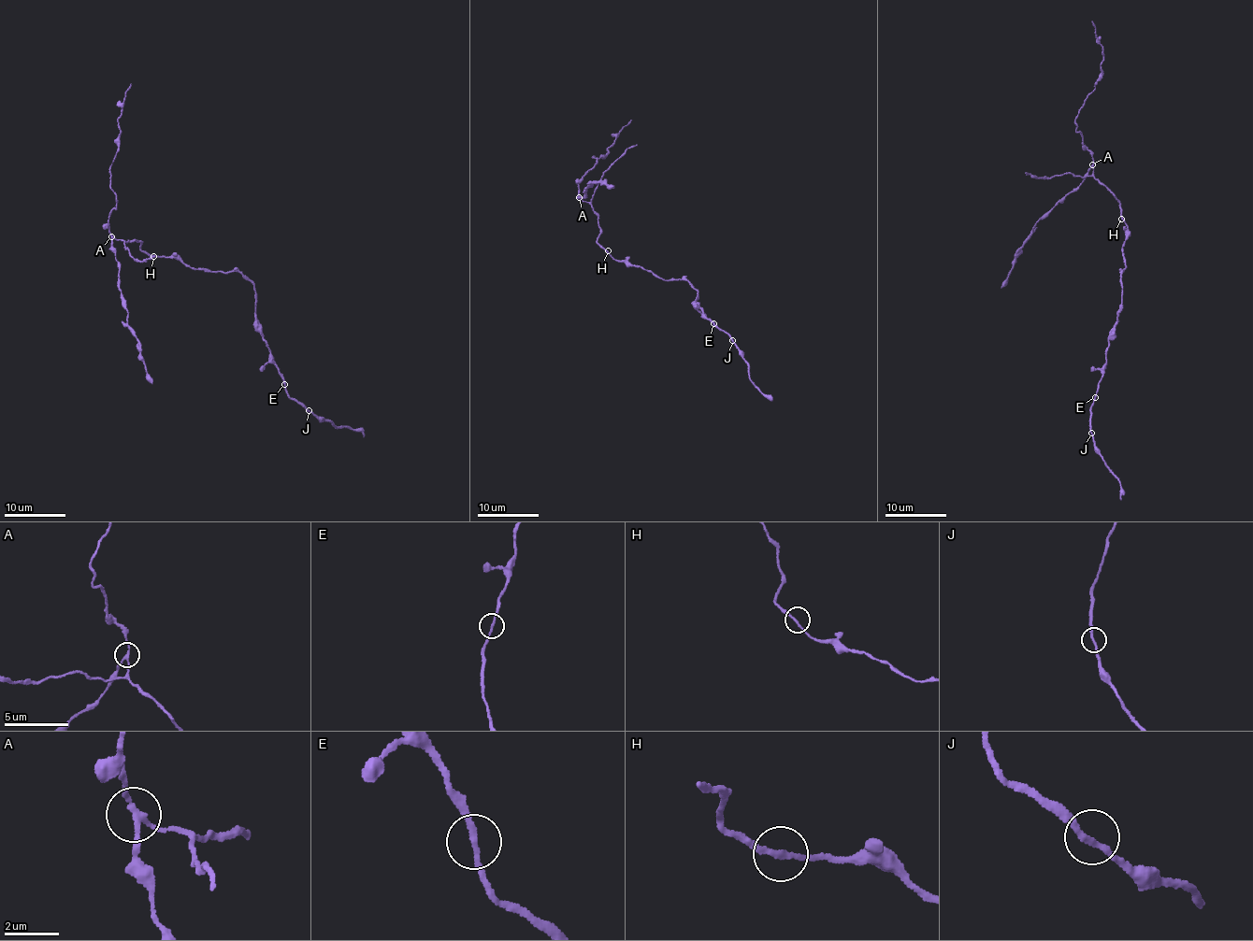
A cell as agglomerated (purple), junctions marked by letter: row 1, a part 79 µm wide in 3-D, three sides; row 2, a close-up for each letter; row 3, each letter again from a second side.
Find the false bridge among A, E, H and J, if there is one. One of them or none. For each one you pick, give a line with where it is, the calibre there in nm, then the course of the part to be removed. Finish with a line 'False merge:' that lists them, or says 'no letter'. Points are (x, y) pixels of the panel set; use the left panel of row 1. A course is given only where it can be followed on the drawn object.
A: (111, 236) | 160 nm | (110, 236), (119, 269), (117, 285), (128, 314), (127, 325), (137, 342), (146, 374), (152, 383)
False merge: A

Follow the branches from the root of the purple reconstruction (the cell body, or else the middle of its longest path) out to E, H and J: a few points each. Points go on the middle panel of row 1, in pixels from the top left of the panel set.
E: (635, 265), (652, 270), (666, 280), (689, 282), (698, 292), (694, 306), (698, 306), (702, 317), (713, 323)
H: (635, 265), (614, 260), (608, 250)
J: (635, 265), (652, 270), (666, 280), (689, 282), (698, 292), (694, 306), (698, 306), (702, 317), (732, 340)

